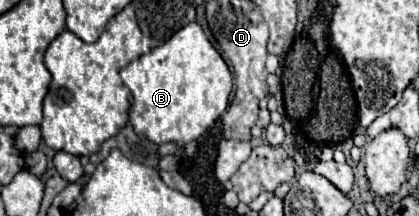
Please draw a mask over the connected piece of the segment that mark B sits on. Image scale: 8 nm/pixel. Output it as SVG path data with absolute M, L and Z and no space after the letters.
M190 22L162 46L132 60L120 76L134 96L130 108L134 132L154 144L188 144L202 136L226 110L232 92L232 74L198 22Z

